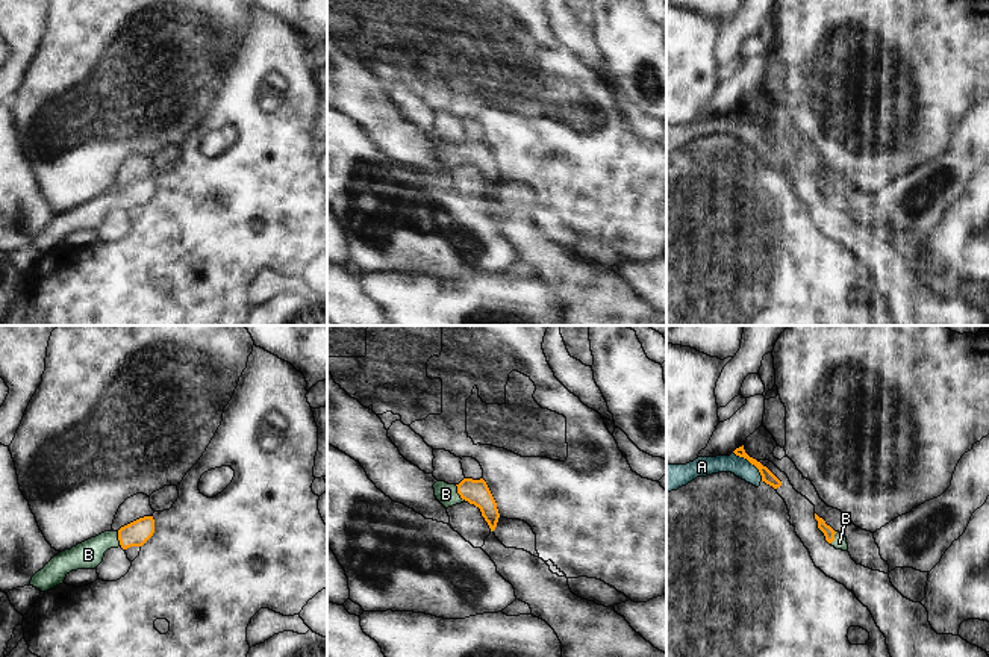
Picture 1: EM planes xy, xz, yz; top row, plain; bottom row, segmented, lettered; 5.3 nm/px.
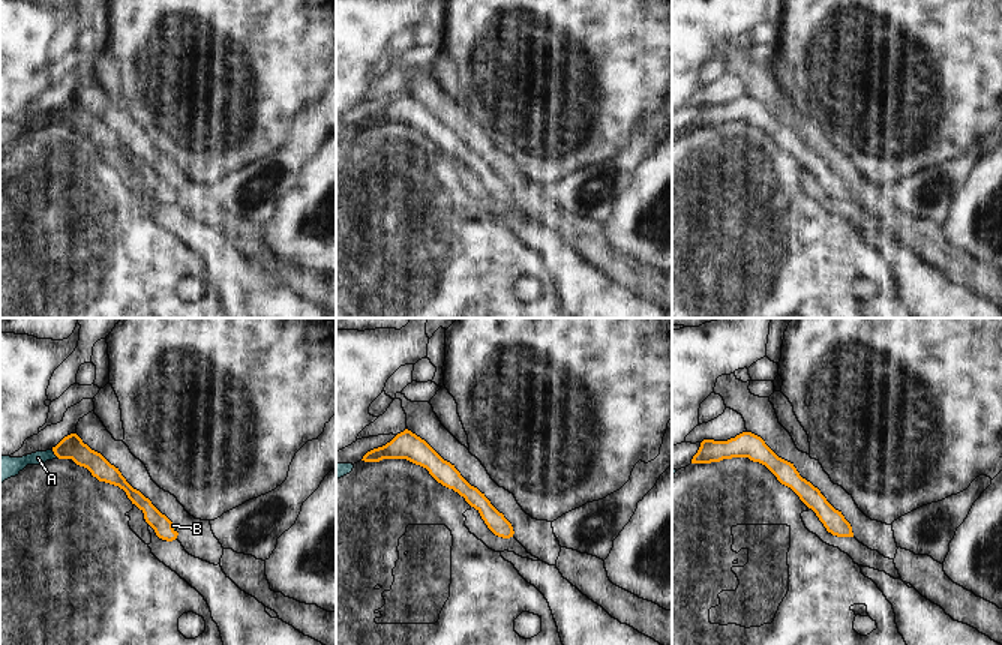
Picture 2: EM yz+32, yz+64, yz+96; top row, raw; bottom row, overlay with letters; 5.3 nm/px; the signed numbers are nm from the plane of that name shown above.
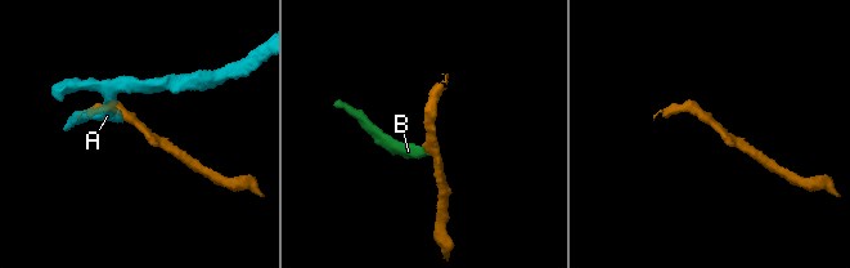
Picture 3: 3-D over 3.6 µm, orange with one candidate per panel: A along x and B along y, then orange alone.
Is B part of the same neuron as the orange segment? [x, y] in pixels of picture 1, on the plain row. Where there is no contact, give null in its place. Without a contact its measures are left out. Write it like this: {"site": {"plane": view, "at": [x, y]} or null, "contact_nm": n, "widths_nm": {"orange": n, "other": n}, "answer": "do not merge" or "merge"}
{"site": {"plane": "xz", "at": [459, 155]}, "contact_nm": 120, "widths_nm": {"orange": 130, "other": 110}, "answer": "merge"}

